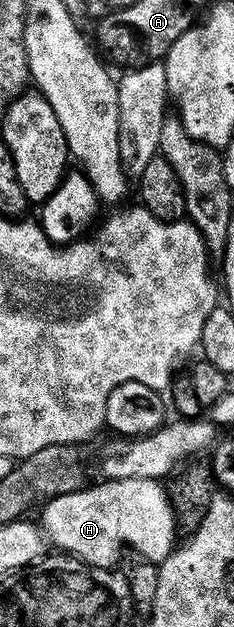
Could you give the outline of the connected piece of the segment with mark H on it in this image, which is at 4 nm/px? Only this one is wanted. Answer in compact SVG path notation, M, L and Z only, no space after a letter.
M131 477L117 481L104 479L101 482L101 485L92 485L89 489L81 487L72 493L56 493L45 500L49 501L45 503L38 521L47 540L51 544L53 541L57 550L79 557L81 561L103 569L113 568L117 564L115 561L119 559L120 552L127 545L132 549L137 549L143 560L159 563L167 559L178 544L176 513L172 510L167 488L154 477L150 479Z

